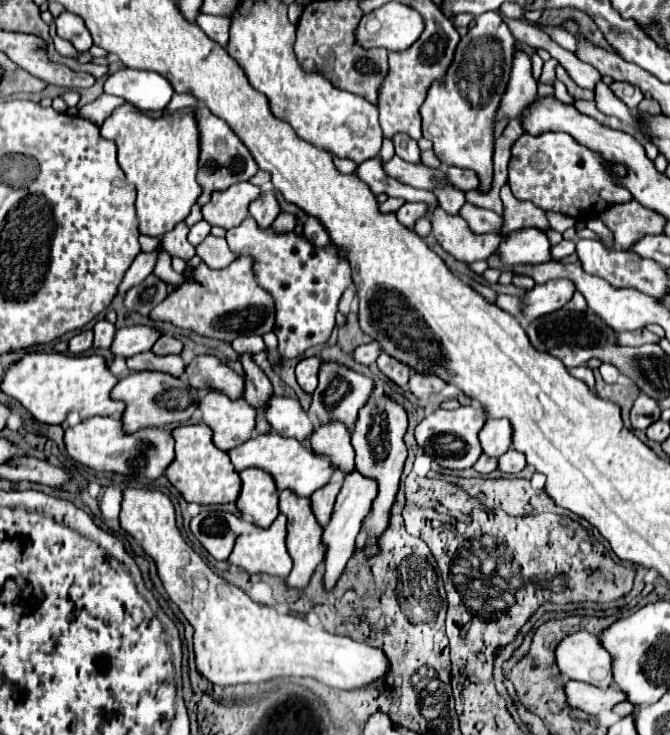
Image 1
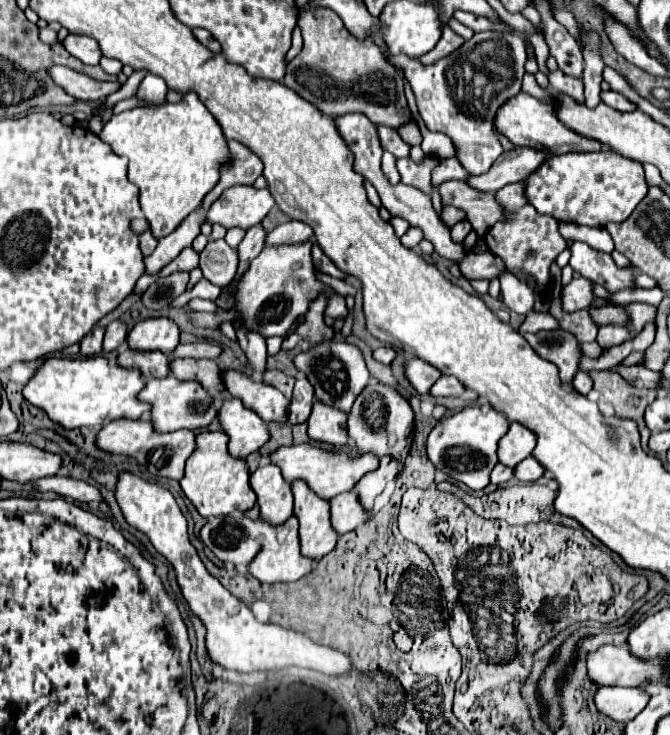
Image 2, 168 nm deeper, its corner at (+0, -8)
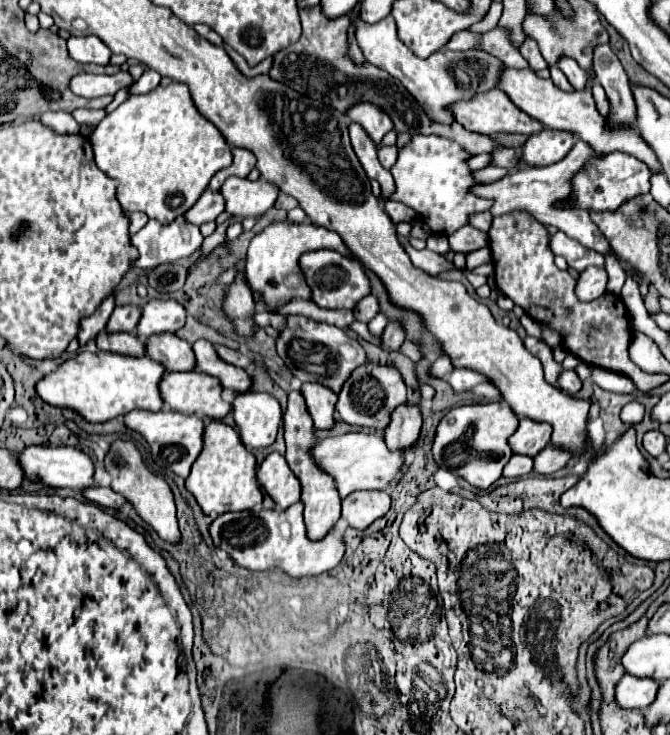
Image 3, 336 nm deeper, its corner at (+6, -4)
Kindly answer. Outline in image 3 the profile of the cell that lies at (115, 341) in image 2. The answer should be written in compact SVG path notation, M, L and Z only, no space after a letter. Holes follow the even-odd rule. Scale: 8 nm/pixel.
M117 306L107 322L107 332L131 332L137 334L137 322L141 318L141 308L137 306Z

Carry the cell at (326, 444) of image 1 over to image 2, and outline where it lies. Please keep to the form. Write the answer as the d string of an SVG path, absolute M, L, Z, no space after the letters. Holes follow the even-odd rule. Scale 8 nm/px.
M323 402L313 404L313 412L309 416L309 438L333 446L345 446L349 442L347 436L347 414L339 408L333 408Z

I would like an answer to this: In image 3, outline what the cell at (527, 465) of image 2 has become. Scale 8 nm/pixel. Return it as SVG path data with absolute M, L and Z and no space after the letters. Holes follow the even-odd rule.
M547 446L537 456L533 456L533 474L551 476L551 474L559 472L569 460L571 460L569 452L563 452L563 450L557 450L553 446Z

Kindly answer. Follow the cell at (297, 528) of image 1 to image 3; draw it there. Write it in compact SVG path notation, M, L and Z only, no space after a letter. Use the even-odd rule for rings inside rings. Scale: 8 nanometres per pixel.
M299 390L289 394L287 400L287 410L283 414L283 428L285 428L285 442L287 442L287 464L293 470L293 474L297 476L297 480L301 482L301 502L305 506L305 526L307 526L307 534L313 540L321 540L325 538L325 534L335 526L335 522L339 520L339 512L341 512L341 498L333 486L333 480L317 468L317 464L313 462L313 458L309 456L309 448L313 446L315 438L313 438L313 422L311 416L307 412L305 406L305 398Z

